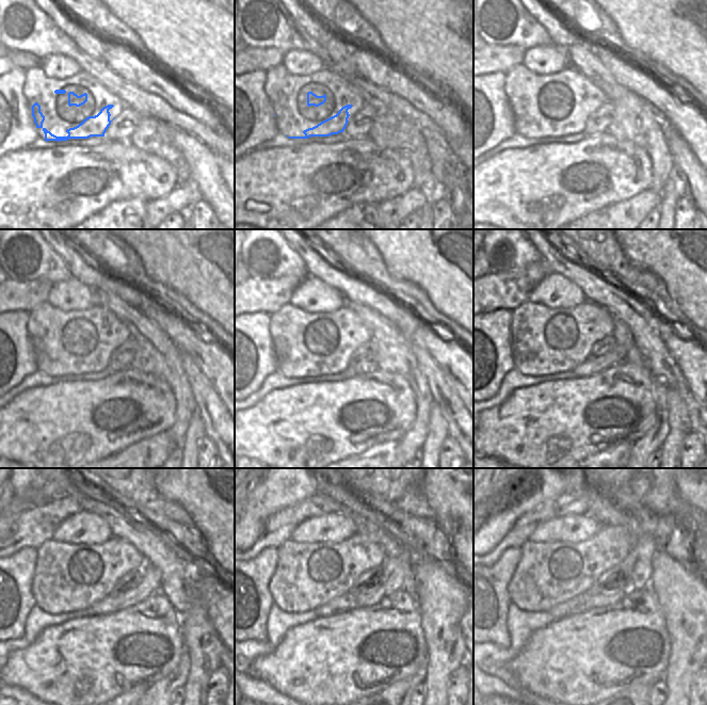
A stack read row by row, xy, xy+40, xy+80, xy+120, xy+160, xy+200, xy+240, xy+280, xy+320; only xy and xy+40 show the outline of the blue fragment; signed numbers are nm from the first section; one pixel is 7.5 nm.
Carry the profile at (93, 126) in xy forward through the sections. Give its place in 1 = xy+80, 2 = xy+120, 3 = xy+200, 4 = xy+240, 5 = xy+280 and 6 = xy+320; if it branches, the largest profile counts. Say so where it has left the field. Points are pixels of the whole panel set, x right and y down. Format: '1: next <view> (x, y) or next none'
1: next xy+80 (575, 124)
2: next xy+120 (99, 362)
3: next xy+200 (573, 361)
4: next xy+240 (106, 589)
5: next xy+280 (344, 588)
6: next xy+320 (622, 543)

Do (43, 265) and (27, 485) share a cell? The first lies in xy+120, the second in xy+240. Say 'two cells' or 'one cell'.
one cell

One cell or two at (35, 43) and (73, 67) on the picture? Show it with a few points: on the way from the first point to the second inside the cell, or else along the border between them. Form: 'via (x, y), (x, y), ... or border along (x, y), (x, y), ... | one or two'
border along (43, 60), (48, 55), (68, 55), (78, 65) | two

